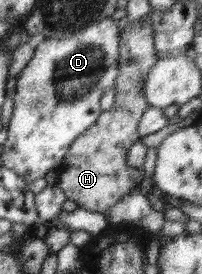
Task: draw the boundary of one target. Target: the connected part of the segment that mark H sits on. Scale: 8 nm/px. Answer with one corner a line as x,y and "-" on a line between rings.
149,16
142,22
126,25
121,31
118,50
118,77
113,86
116,90
114,106
103,111
94,125
76,137
64,157
62,166
57,169
57,185
66,198
75,201
79,207
96,213
104,213
134,192
145,178
143,167
129,167
127,151
140,139
137,126
149,106
145,95
146,79
159,59
154,48
154,28

